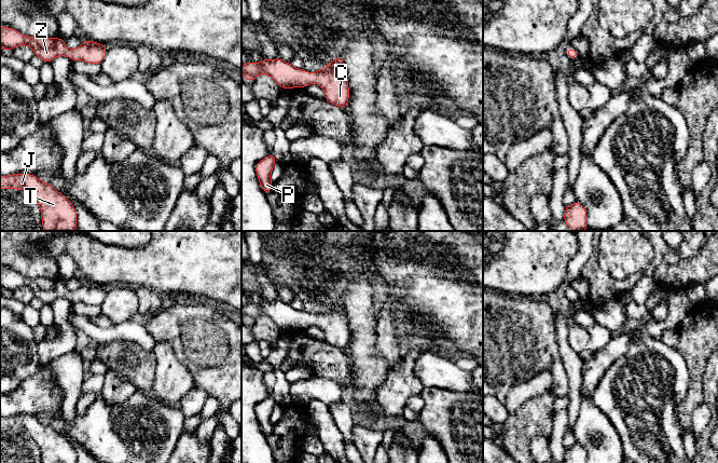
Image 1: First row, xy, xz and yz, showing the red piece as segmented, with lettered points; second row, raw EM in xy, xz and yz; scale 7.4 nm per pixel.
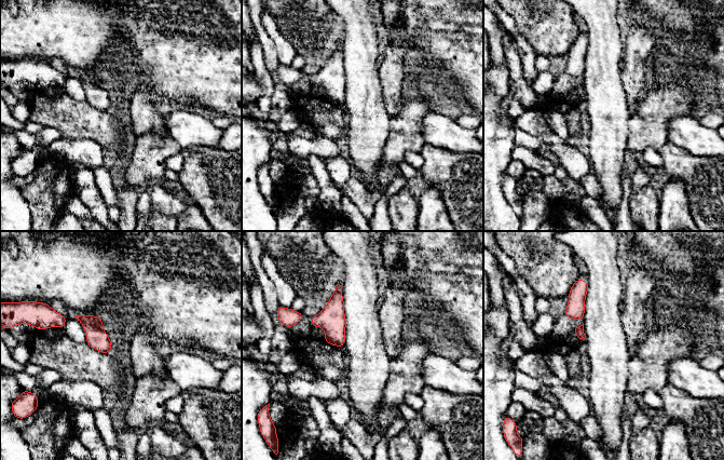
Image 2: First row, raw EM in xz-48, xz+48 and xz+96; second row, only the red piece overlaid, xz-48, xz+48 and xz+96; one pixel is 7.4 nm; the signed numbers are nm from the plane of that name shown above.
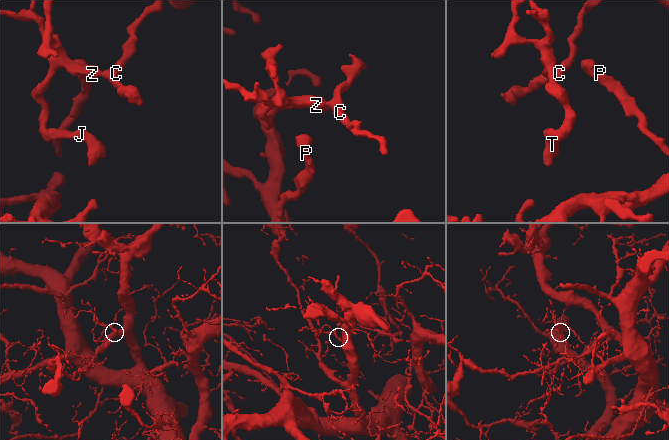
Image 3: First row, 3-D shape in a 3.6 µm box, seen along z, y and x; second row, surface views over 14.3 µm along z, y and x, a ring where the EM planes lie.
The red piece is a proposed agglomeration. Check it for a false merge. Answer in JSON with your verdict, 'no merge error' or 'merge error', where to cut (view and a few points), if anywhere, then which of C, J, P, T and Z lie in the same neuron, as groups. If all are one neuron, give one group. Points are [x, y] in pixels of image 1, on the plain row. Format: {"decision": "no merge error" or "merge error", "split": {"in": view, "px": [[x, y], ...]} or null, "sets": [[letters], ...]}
{"decision": "no merge error", "split": null, "sets": [["C", "J", "P", "T", "Z"]]}

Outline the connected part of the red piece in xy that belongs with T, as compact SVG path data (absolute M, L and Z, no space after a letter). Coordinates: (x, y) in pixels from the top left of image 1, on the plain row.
M0 417L0 432L9 430L27 432L40 448L42 463L77 463L77 452L71 444L36 417Z

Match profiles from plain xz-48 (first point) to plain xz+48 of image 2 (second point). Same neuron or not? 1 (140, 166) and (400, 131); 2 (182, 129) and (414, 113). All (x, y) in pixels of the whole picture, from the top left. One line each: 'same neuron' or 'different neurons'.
1: same neuron
2: different neurons

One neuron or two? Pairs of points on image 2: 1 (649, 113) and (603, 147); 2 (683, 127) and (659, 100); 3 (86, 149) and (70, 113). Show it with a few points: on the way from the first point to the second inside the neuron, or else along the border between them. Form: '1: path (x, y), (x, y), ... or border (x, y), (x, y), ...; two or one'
1: border (631, 112), (626, 151); two
2: border (688, 114), (678, 114), (667, 123); two
3: border (62, 137), (91, 138), (103, 147); two

